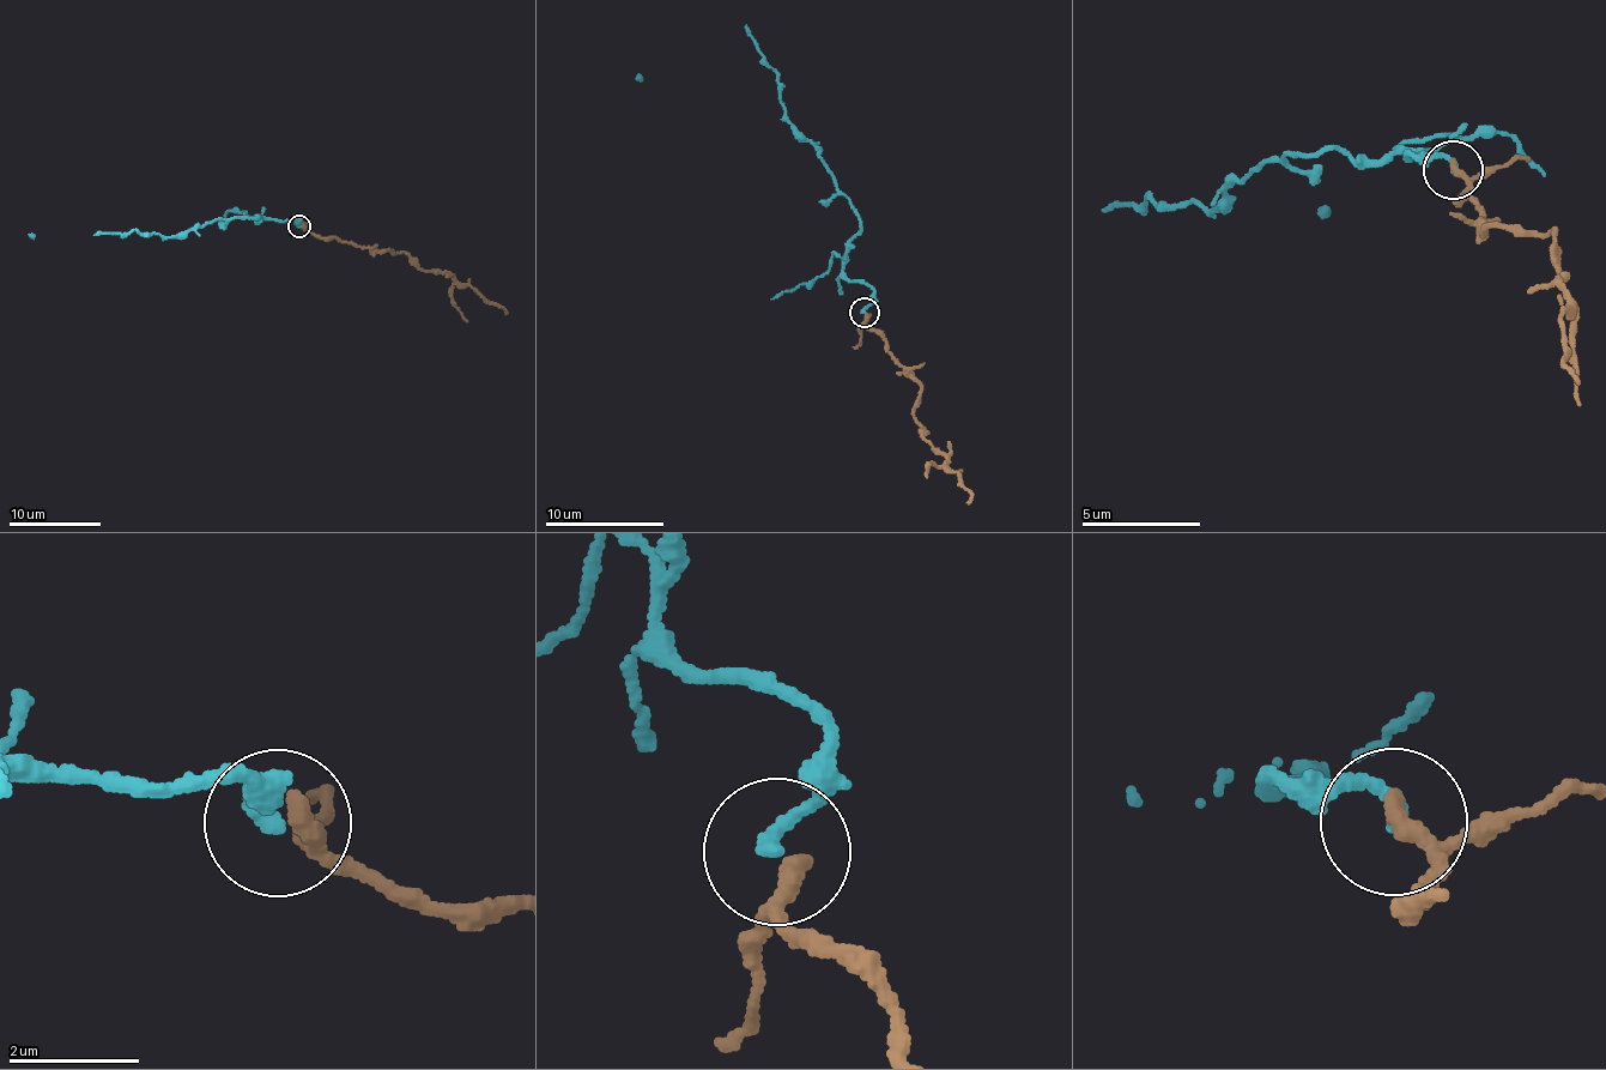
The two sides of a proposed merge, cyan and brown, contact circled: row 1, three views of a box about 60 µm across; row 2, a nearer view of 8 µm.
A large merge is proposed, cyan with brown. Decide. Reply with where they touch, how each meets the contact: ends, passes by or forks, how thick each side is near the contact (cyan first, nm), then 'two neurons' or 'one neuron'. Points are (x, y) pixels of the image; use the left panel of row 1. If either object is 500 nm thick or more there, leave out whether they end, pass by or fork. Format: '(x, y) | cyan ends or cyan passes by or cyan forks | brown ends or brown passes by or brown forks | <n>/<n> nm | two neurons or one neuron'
(300, 225) | cyan ends | brown passes by | 280/240 nm | one neuron

